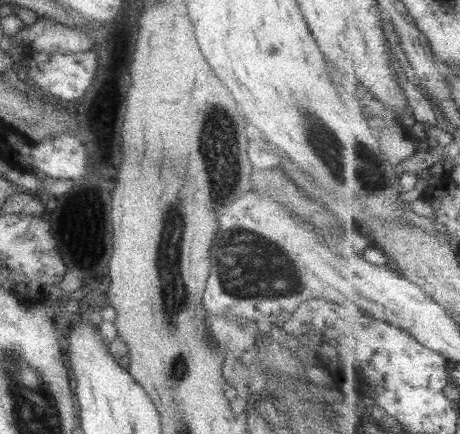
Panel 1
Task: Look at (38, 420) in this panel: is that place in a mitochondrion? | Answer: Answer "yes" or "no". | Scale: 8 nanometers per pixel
yes

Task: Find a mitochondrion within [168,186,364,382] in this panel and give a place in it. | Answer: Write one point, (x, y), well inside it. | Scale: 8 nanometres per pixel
(270, 269)

